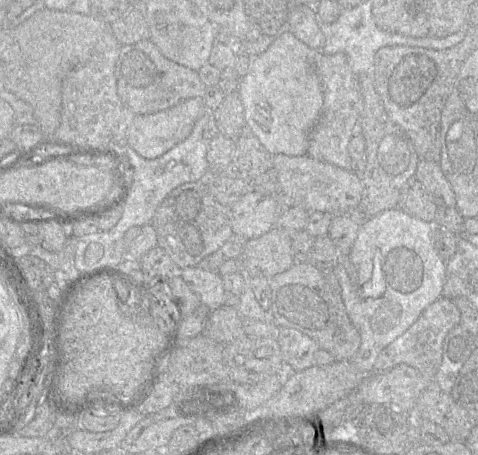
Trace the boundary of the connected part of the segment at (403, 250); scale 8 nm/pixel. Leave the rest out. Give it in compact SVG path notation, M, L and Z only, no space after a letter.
M394 208L380 212L361 222L358 236L349 252L351 265L358 275L356 284L350 279L350 293L343 294L346 312L360 334L361 344L357 353L349 360L365 374L374 371L374 364L380 352L406 332L422 312L442 296L446 280L446 262L439 256L432 243L434 223L415 218L401 209Z

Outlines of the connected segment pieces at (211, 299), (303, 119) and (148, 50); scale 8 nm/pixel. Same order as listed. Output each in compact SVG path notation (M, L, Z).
M198 266L178 270L179 275L195 292L202 304L214 311L225 305L222 276L215 272L205 271Z
M283 32L264 53L253 57L247 75L241 80L238 93L244 106L246 124L272 155L303 156L308 152L309 134L323 107L322 84L316 71L316 54L321 52L307 46L293 33Z
M150 40L122 45L115 76L119 98L136 115L154 114L191 98L203 98L207 88L197 71L166 58Z

